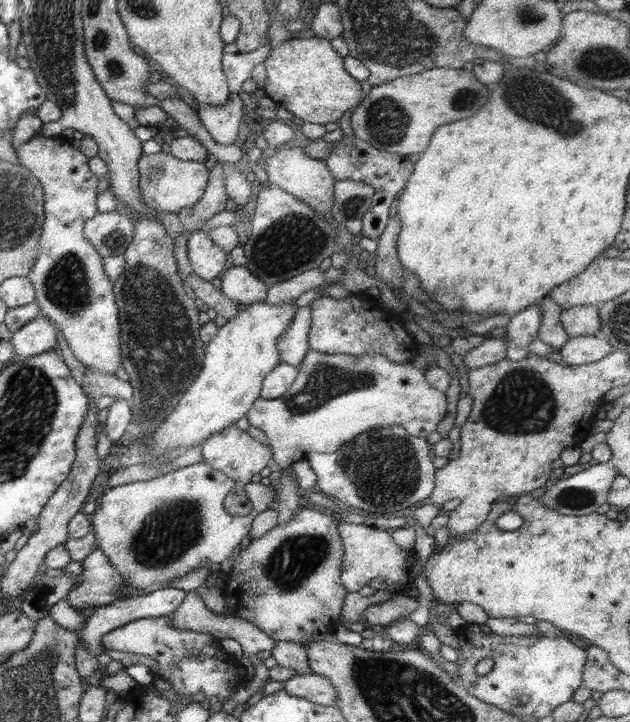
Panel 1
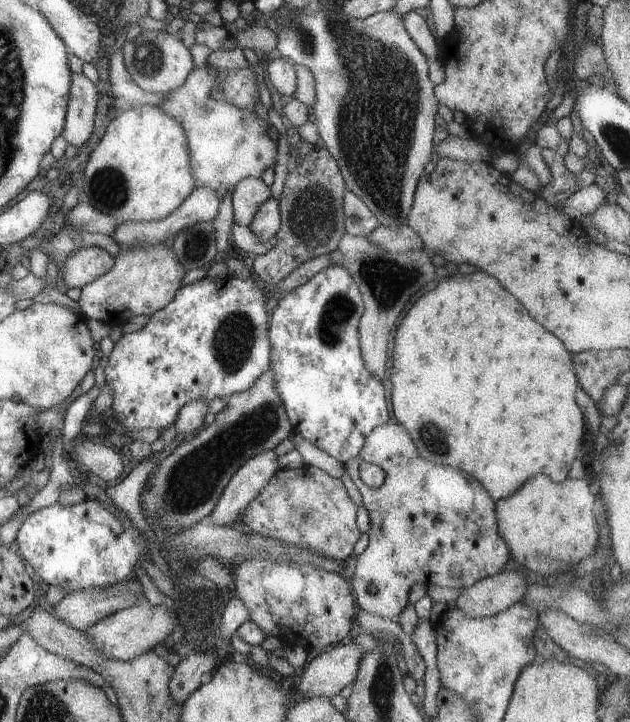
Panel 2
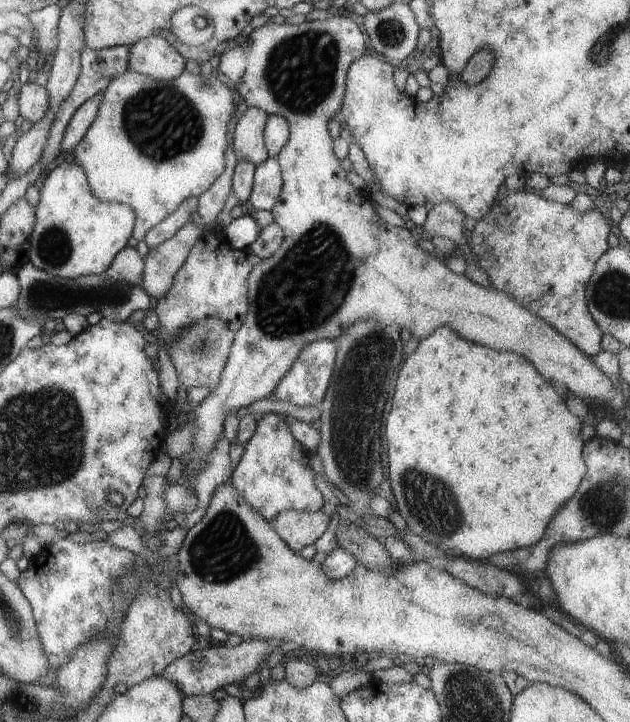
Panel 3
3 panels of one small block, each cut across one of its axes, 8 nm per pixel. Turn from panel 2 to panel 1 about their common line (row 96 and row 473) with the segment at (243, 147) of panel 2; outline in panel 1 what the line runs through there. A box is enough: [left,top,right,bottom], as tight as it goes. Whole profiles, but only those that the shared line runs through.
[90,460,277,594]

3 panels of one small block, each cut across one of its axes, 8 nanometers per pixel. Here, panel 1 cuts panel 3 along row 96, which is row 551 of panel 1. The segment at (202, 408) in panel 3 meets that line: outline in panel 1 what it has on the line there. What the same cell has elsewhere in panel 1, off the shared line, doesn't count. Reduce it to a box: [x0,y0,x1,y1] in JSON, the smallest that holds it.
[221,508,347,647]

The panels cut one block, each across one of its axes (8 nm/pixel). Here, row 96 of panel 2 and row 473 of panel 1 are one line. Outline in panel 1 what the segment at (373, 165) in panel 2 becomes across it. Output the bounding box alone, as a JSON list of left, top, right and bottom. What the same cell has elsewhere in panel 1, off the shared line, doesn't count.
[306,426,436,514]

